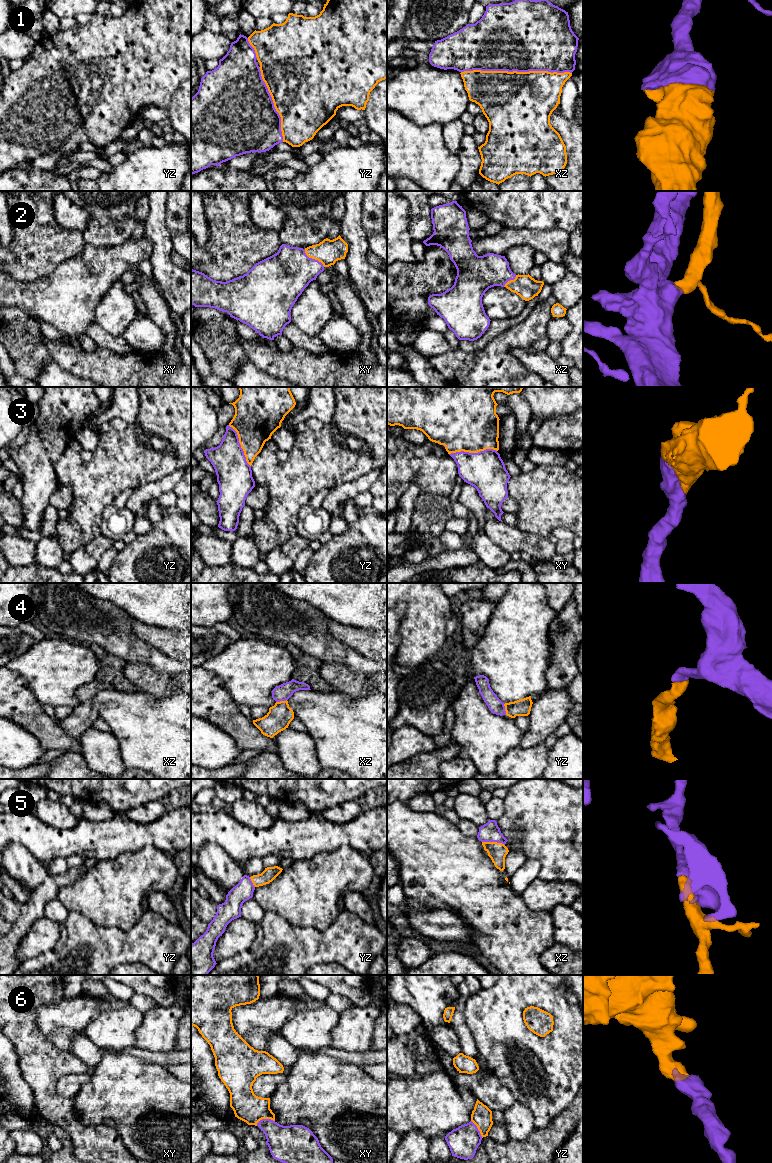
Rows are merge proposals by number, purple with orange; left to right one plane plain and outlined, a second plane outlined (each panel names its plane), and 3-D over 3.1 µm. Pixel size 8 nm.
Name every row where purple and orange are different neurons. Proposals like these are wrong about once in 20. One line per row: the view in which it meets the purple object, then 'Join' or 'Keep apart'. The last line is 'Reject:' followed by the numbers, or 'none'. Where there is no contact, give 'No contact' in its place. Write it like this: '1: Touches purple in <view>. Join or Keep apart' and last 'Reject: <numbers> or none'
1: Touches purple in xz. Join
2: Touches purple in xy. Join
3: Touches purple in xy. Join
4: Touches purple in xz. Join
5: Touches purple in xz. Join
6: Touches purple in xy. Join
Reject: none

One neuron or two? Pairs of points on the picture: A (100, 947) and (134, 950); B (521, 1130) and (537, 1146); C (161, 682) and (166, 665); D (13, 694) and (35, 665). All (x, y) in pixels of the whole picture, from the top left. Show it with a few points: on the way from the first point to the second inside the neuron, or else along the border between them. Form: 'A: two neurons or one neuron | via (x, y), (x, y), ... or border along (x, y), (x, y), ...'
A: one neuron | via (108, 947), (126, 947)
B: two neurons | border along (534, 1127), (525, 1138), (509, 1140)
C: two neurons | border along (142, 663), (147, 663), (156, 671), (180, 673)
D: two neurons | border along (10, 669), (26, 680), (37, 698)

